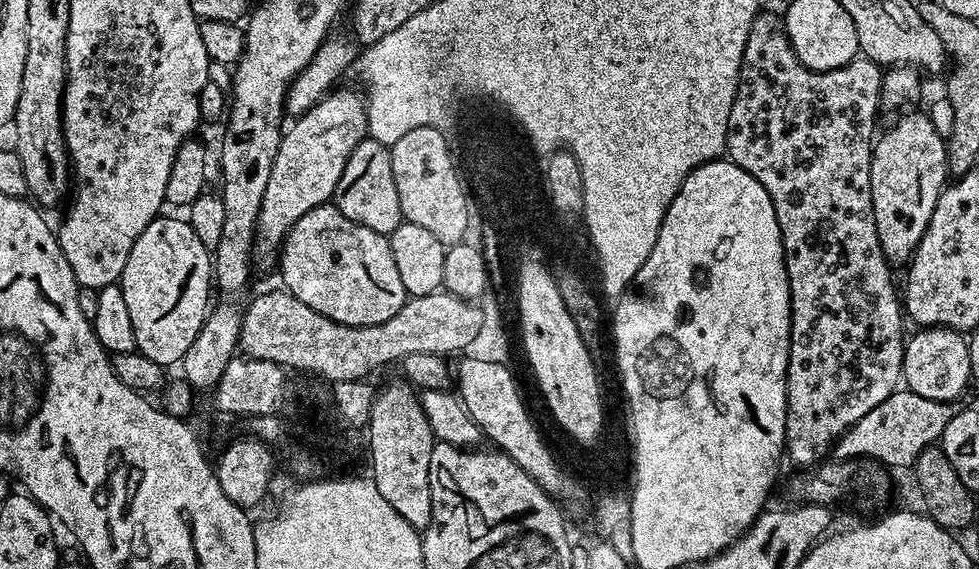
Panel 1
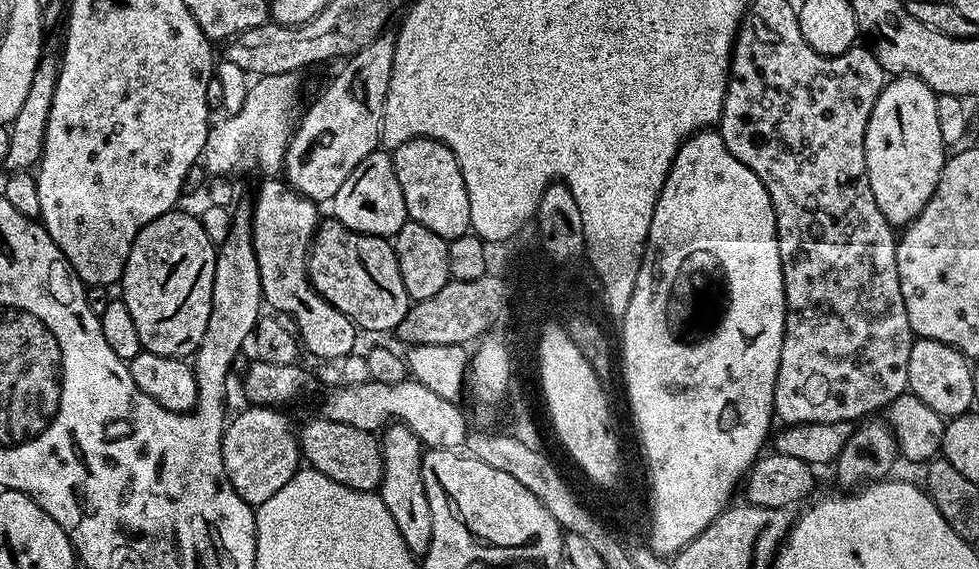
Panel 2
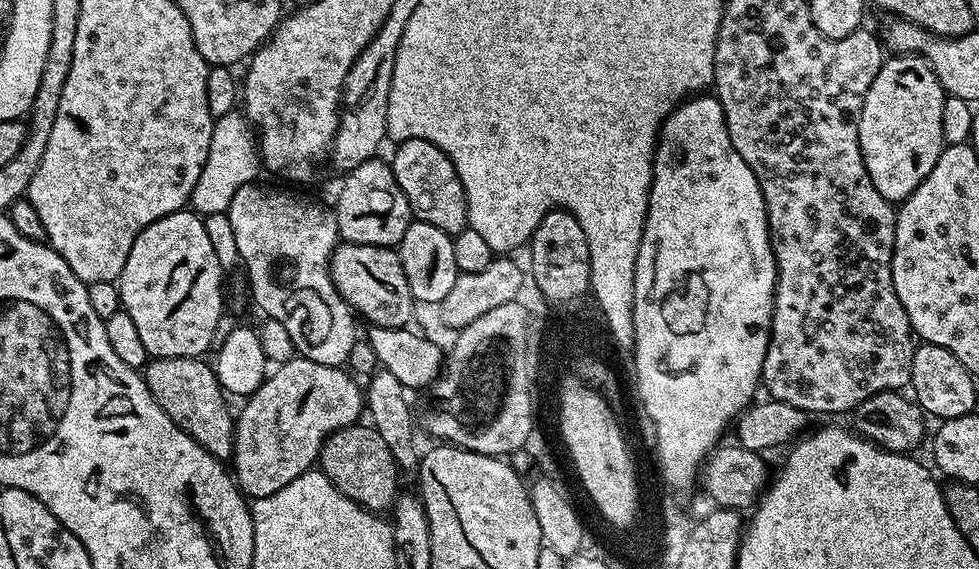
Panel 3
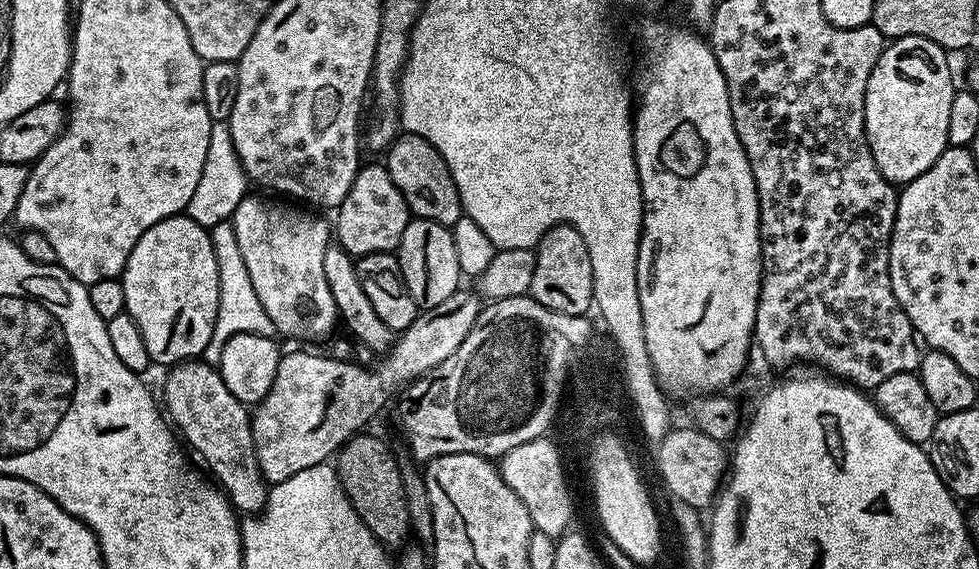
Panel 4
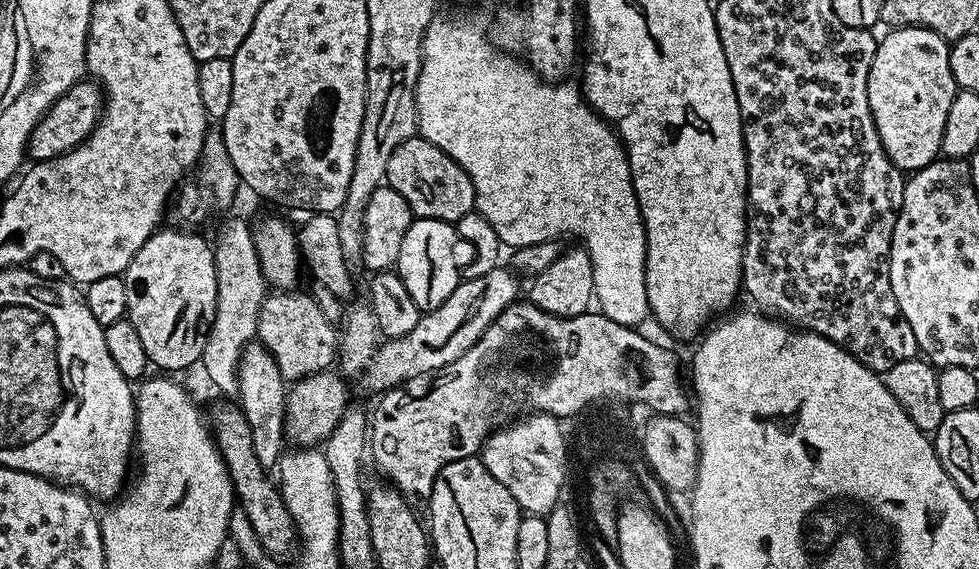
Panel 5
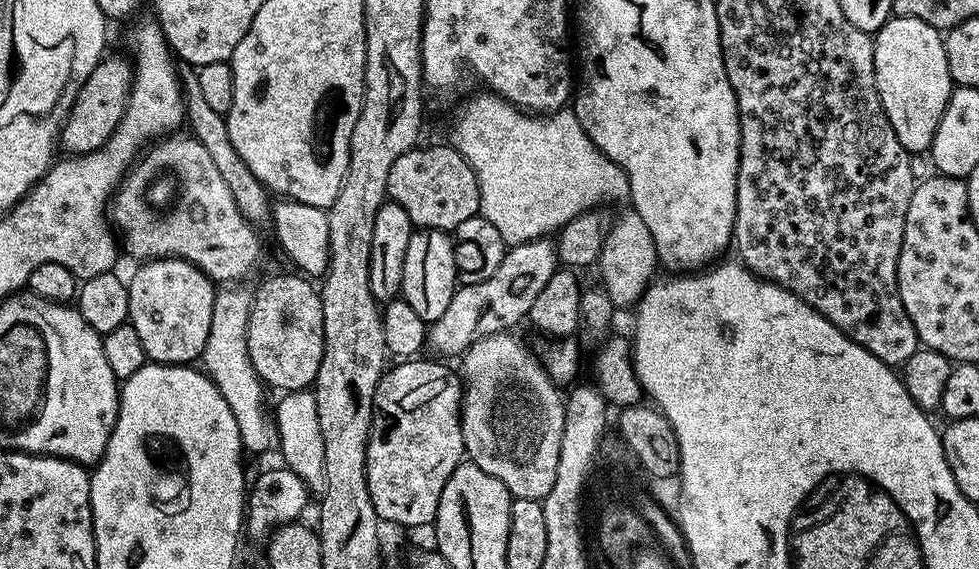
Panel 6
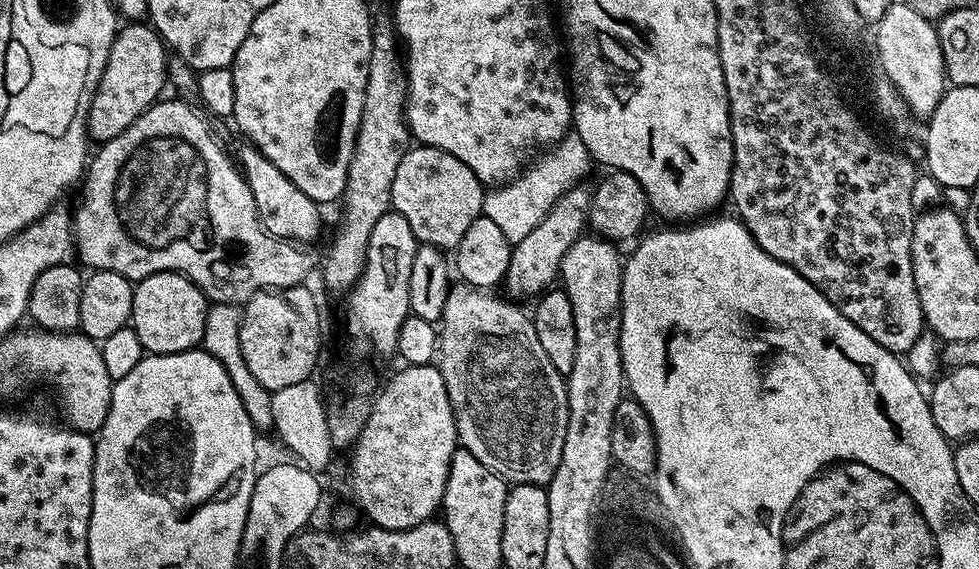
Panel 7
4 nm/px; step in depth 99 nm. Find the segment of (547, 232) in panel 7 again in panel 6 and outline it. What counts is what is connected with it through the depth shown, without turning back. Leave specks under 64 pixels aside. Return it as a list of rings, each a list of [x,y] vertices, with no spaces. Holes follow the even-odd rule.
[[[549,237],[509,247],[498,270],[494,270],[490,278],[477,284],[457,287],[454,298],[450,298],[450,306],[446,306],[446,314],[431,321],[426,337],[430,348],[444,356],[459,357],[471,344],[484,336],[515,329],[515,324],[529,315],[534,300],[558,271],[559,264],[557,245]]]

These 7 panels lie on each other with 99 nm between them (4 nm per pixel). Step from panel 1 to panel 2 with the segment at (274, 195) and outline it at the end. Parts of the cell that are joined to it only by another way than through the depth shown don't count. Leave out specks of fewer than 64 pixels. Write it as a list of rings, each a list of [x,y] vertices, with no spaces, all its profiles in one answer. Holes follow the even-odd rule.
[[[385,30],[370,46],[347,57],[344,69],[325,86],[324,93],[308,109],[303,109],[285,150],[282,176],[307,200],[332,201],[342,182],[350,178],[354,166],[381,147],[384,97],[388,95],[395,49],[395,35]]]

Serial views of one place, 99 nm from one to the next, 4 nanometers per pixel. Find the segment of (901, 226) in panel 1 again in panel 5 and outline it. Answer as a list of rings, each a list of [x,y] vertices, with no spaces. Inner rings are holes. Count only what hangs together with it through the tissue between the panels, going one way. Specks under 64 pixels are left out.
[[[893,28],[887,34],[885,40],[877,43],[874,62],[870,66],[868,101],[884,153],[895,168],[911,174],[941,155],[946,114],[950,114],[950,102],[954,102],[958,89],[950,70],[949,41],[925,28]]]

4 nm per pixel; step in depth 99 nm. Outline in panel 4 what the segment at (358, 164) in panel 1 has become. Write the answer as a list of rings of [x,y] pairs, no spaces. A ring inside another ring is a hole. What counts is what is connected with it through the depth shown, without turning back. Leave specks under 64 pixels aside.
[[[365,163],[361,167],[360,173],[354,178],[354,186],[350,186],[350,194],[346,194],[335,216],[335,239],[336,236],[340,239],[337,240],[339,247],[353,258],[369,256],[375,252],[395,253],[410,219],[408,204],[402,198],[398,186],[394,186],[383,163]]]

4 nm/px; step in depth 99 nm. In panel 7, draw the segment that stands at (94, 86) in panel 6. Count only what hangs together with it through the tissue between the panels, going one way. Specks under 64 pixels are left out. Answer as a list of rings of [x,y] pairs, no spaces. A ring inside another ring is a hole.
[[[128,22],[117,31],[100,84],[91,93],[92,105],[89,108],[87,105],[86,108],[86,132],[93,141],[118,138],[118,134],[122,134],[126,126],[134,123],[151,104],[161,99],[160,91],[168,80],[168,56],[170,57],[169,49],[151,23]]]

